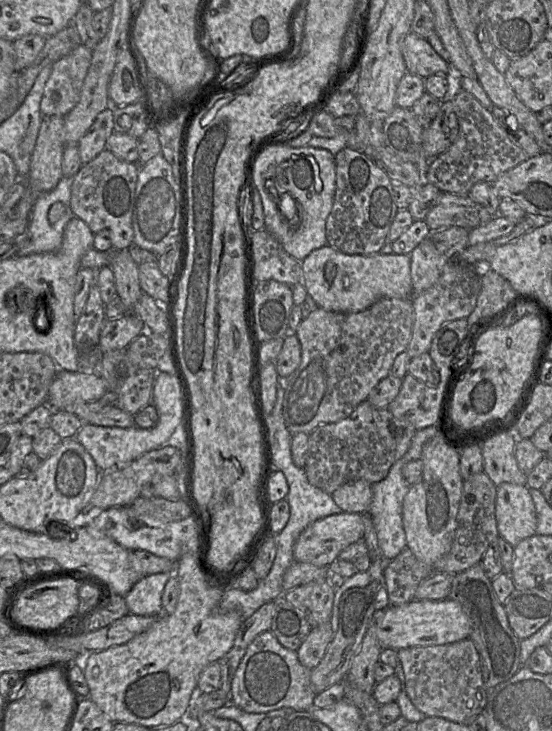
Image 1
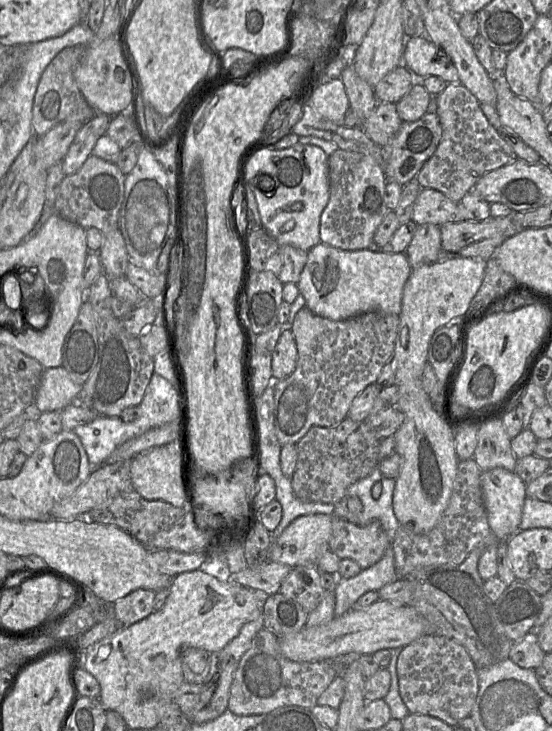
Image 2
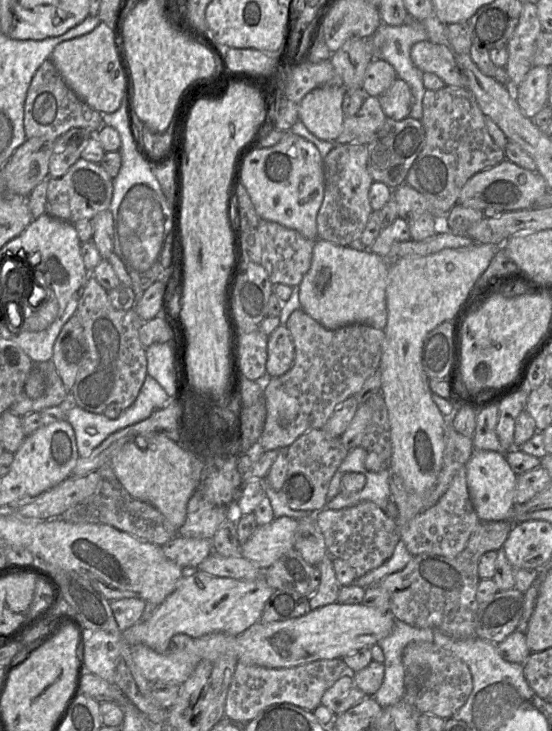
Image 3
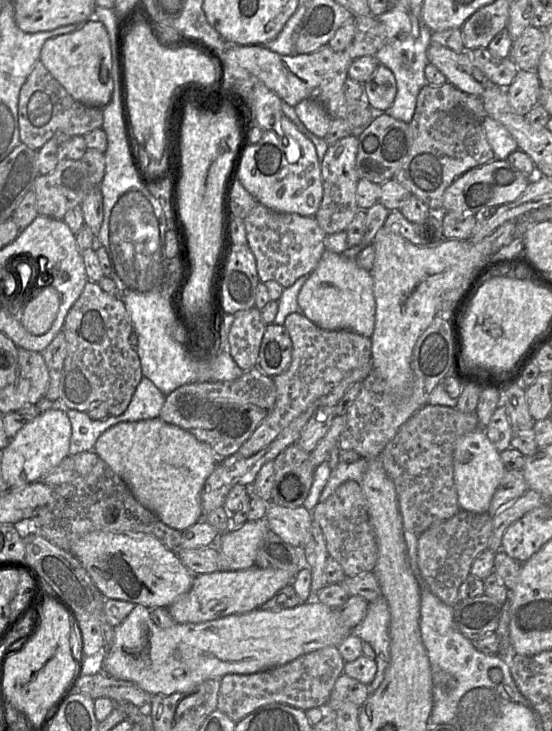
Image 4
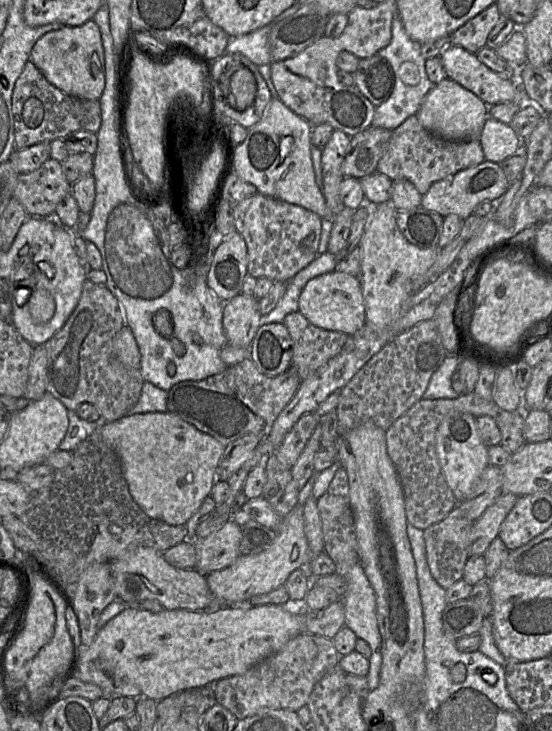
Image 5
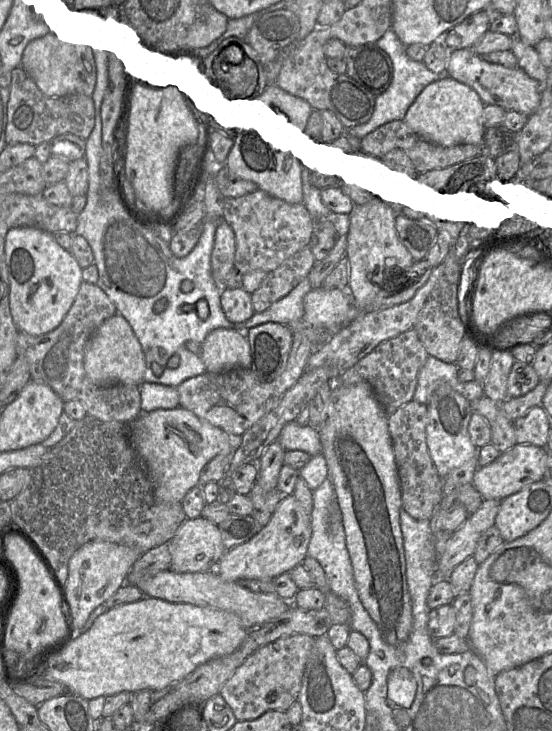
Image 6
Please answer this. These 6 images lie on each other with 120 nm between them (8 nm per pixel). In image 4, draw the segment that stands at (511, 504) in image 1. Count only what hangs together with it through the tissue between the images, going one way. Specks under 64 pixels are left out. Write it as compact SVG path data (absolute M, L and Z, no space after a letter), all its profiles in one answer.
M479 422L476 430L461 436L457 440L453 452L453 466L454 484L460 509L478 514L487 513L491 499L507 470L500 458L500 452L490 442L484 429L479 427Z

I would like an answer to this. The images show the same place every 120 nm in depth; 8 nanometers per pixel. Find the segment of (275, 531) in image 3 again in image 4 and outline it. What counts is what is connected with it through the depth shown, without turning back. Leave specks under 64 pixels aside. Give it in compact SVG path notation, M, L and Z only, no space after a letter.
M264 518L247 521L240 528L219 535L213 545L220 551L219 570L243 570L254 566L259 543L269 530Z

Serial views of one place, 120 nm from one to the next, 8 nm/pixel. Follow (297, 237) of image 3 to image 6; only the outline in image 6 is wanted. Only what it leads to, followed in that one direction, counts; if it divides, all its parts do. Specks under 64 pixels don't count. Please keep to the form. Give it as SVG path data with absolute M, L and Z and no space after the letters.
M261 189L238 198L225 198L223 220L234 231L234 268L243 274L258 270L269 273L275 270L308 246L314 231L314 219L303 203L290 204Z

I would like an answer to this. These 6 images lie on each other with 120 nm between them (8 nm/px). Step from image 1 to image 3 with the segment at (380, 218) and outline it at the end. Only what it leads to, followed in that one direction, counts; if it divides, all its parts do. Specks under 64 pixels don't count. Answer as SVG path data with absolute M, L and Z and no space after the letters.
M342 144L342 145L336 145L324 158L323 160L323 167L324 167L324 184L325 184L325 190L324 190L324 199L322 202L322 205L318 211L317 215L317 230L318 230L318 239L326 240L328 242L331 242L335 245L339 246L349 246L349 244L354 240L359 240L362 232L365 229L365 226L367 224L369 215L373 211L370 205L369 201L369 190L374 182L372 177L370 176L368 169L367 169L367 160L368 160L368 150L366 145L362 144Z

